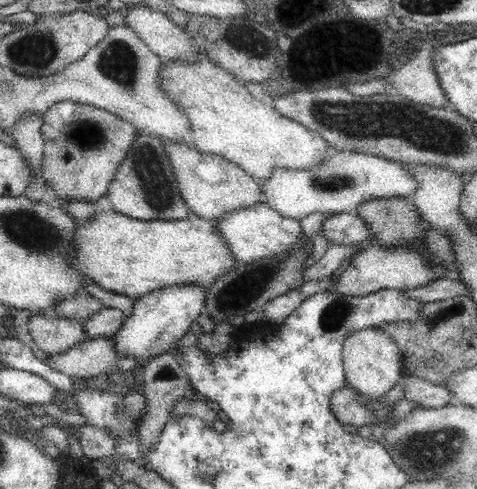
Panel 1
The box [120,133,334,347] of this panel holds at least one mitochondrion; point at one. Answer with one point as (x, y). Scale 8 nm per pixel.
(158, 192)

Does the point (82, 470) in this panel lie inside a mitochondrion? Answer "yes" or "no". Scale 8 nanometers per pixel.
no

